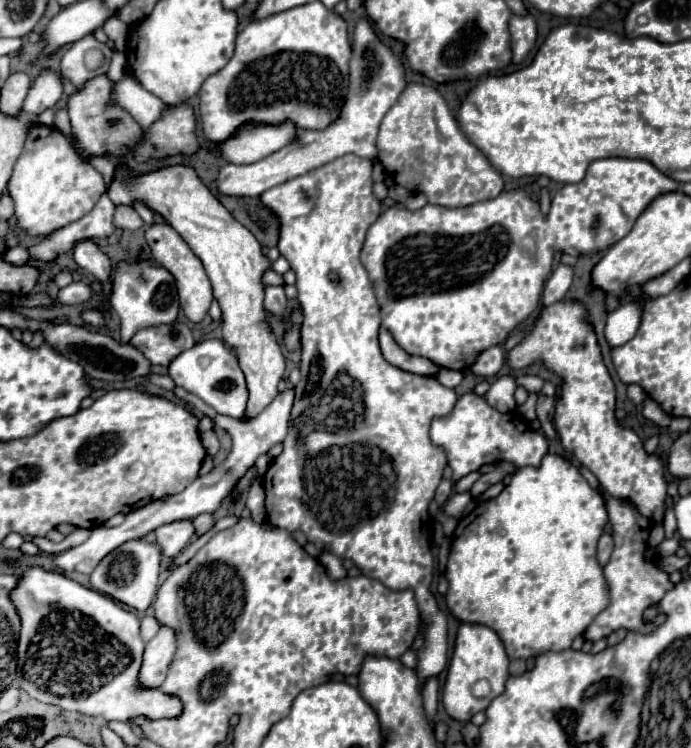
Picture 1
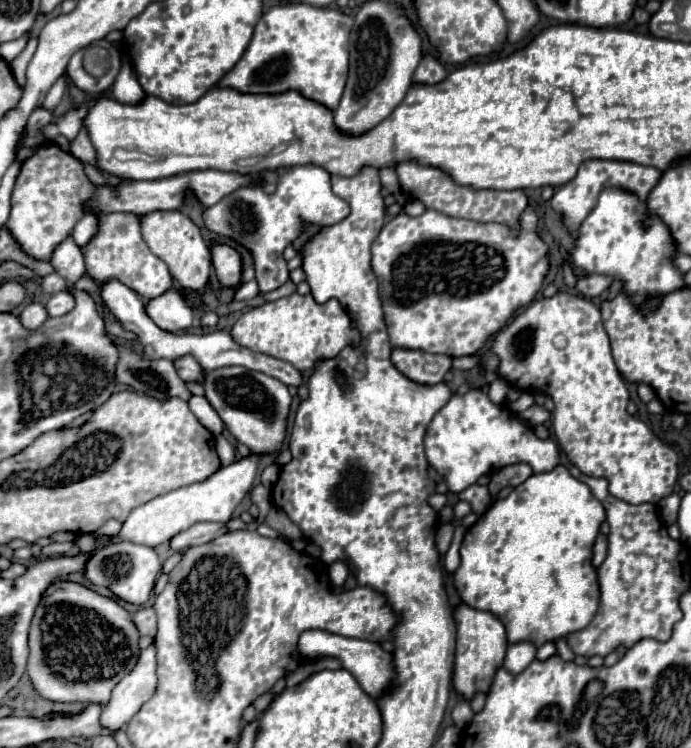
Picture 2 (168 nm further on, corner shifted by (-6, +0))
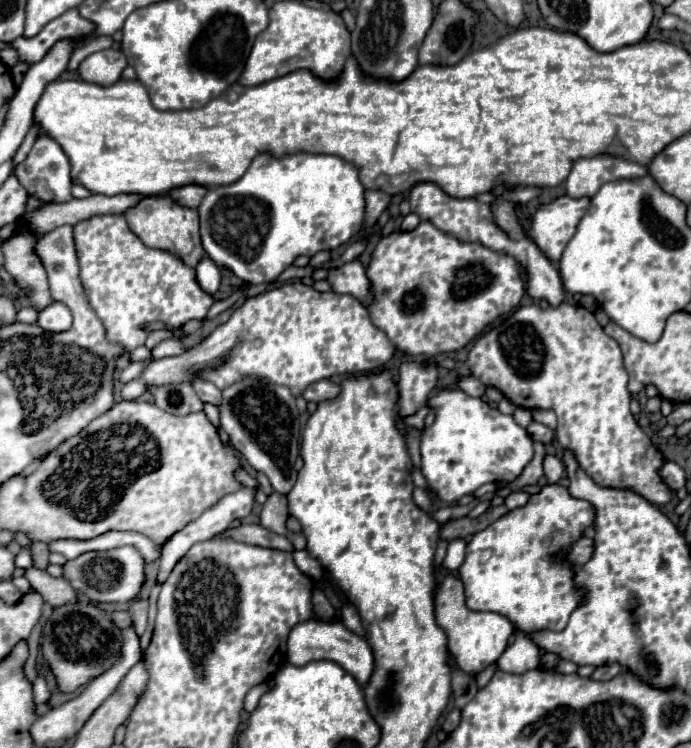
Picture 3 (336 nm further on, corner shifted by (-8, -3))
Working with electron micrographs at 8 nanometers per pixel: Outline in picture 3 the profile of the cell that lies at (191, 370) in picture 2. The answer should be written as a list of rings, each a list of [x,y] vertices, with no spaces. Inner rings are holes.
[[[196,378],[196,380],[192,380],[192,388],[196,390],[196,394],[202,402],[210,402],[210,404],[216,404],[216,406],[220,404],[220,390],[212,382]]]

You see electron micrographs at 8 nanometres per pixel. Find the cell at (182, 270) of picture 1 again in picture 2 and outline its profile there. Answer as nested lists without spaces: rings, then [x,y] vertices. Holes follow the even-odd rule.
[[[154,211],[140,217],[140,231],[150,251],[170,267],[170,273],[184,289],[192,289],[192,291],[204,289],[212,273],[210,251],[202,239],[200,227],[194,225],[192,219],[188,219],[180,211]]]

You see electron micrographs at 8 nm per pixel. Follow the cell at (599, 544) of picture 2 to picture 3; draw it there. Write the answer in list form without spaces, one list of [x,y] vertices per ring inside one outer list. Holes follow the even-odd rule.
[[[580,538],[572,546],[572,550],[568,554],[568,560],[574,562],[576,568],[580,568],[580,566],[584,566],[592,558],[592,552],[594,552],[594,540],[592,538]]]

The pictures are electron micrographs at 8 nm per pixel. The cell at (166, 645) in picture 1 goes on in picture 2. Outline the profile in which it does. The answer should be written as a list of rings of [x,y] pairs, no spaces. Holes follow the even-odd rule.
[[[150,645],[138,655],[134,669],[112,689],[112,697],[102,709],[100,725],[108,731],[118,731],[154,695],[156,683],[156,649]]]

